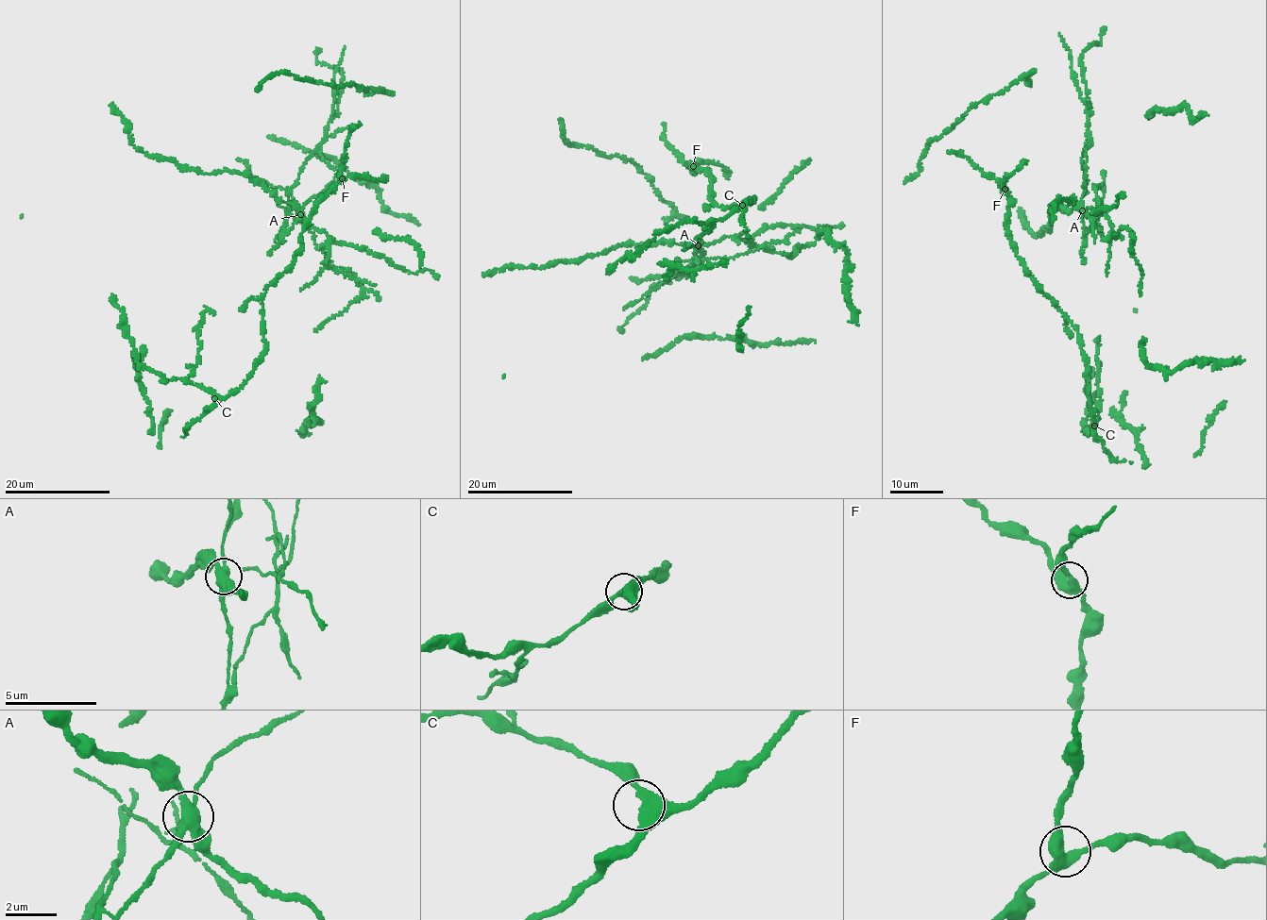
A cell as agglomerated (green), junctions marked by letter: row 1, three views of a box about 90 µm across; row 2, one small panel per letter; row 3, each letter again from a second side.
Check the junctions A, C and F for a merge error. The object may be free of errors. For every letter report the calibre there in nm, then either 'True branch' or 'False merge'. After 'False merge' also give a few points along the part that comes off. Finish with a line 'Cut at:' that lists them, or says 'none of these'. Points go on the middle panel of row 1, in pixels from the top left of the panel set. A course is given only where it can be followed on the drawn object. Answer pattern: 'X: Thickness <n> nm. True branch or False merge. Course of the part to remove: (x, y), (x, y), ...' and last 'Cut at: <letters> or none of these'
A: Thickness 420 nm. False merge. Course of the part to remove: (698, 245), (691, 267), (760, 247), (787, 255), (799, 248), (791, 258), (785, 255)
C: Thickness 400 nm. True branch
F: Thickness 420 nm. True branch
Cut at: A

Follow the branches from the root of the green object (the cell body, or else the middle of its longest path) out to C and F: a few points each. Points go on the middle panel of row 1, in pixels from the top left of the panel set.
C: (714, 196), (711, 195), (710, 198), (716, 204), (729, 209), (755, 196), (742, 205)
F: (714, 196), (710, 190), (711, 177), (707, 170), (688, 165), (691, 170), (693, 166)

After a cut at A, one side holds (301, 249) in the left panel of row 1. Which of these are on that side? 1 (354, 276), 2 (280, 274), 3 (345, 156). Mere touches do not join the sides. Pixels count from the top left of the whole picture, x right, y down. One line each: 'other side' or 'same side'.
1: other side
2: same side
3: same side

